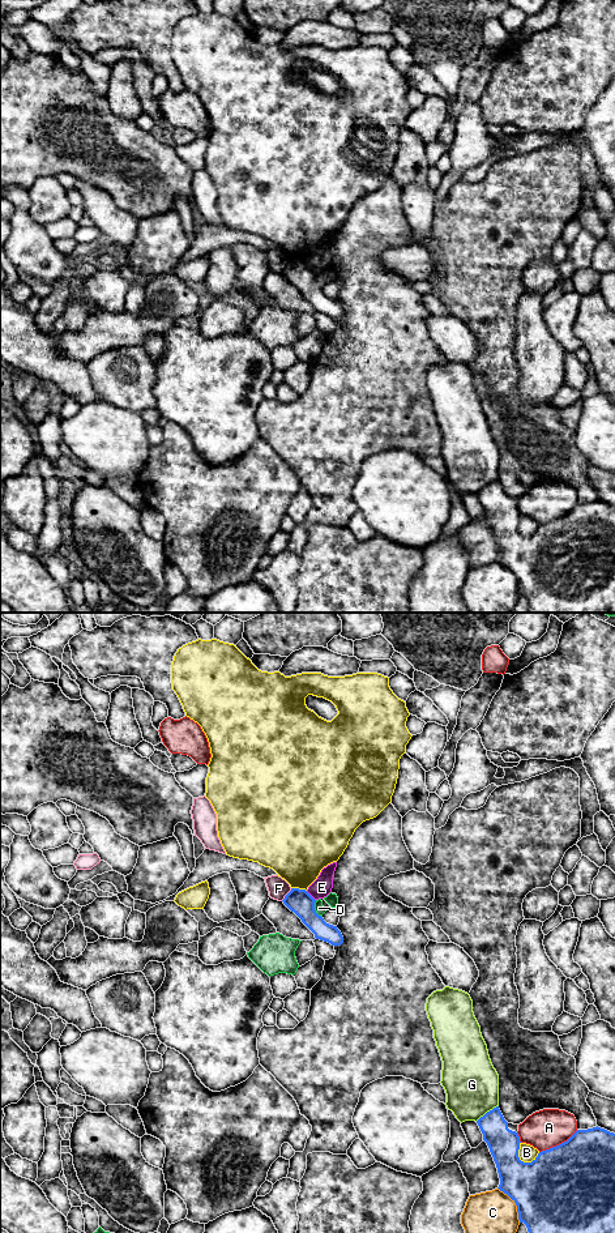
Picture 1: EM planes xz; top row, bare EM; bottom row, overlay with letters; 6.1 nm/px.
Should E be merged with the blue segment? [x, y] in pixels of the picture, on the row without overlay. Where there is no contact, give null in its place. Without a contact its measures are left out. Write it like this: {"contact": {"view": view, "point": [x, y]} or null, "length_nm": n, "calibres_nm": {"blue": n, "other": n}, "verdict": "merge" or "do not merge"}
{"contact": {"view": "xz", "point": [311, 269]}, "length_nm": 90, "calibres_nm": {"blue": 150, "other": 120}, "verdict": "do not merge"}

